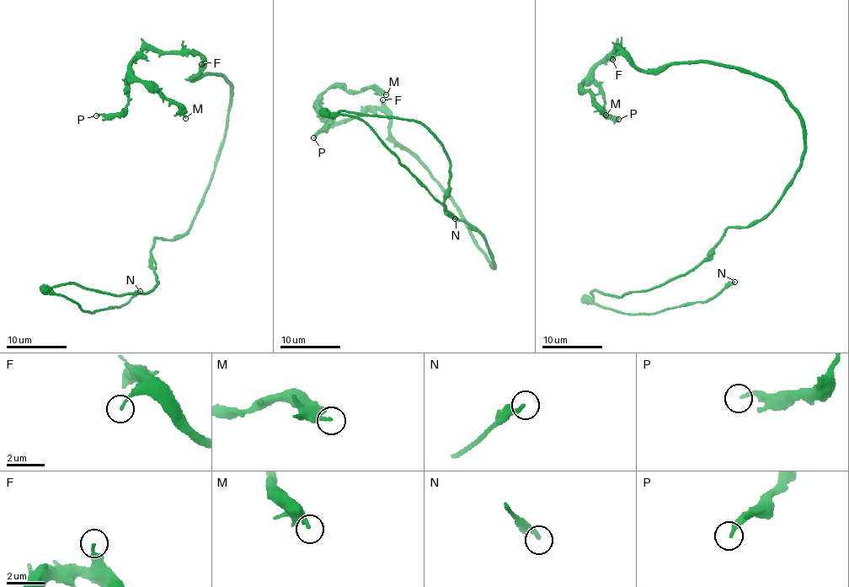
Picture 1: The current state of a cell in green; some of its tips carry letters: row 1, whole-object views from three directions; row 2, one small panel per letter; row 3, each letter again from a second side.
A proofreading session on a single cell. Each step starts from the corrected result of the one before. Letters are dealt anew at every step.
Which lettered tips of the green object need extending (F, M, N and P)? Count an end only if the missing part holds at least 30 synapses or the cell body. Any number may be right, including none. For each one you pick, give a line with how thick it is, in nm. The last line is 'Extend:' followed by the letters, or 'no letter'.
N: 220 nm
Extend: N

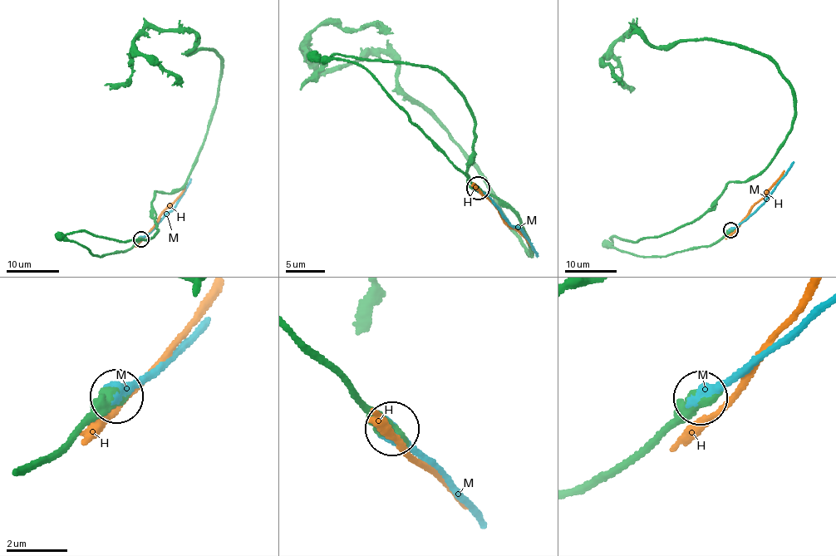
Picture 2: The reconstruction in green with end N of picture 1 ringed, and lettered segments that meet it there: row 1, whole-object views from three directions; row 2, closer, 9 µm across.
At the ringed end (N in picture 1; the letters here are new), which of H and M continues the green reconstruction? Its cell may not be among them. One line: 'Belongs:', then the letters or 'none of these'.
Belongs: M

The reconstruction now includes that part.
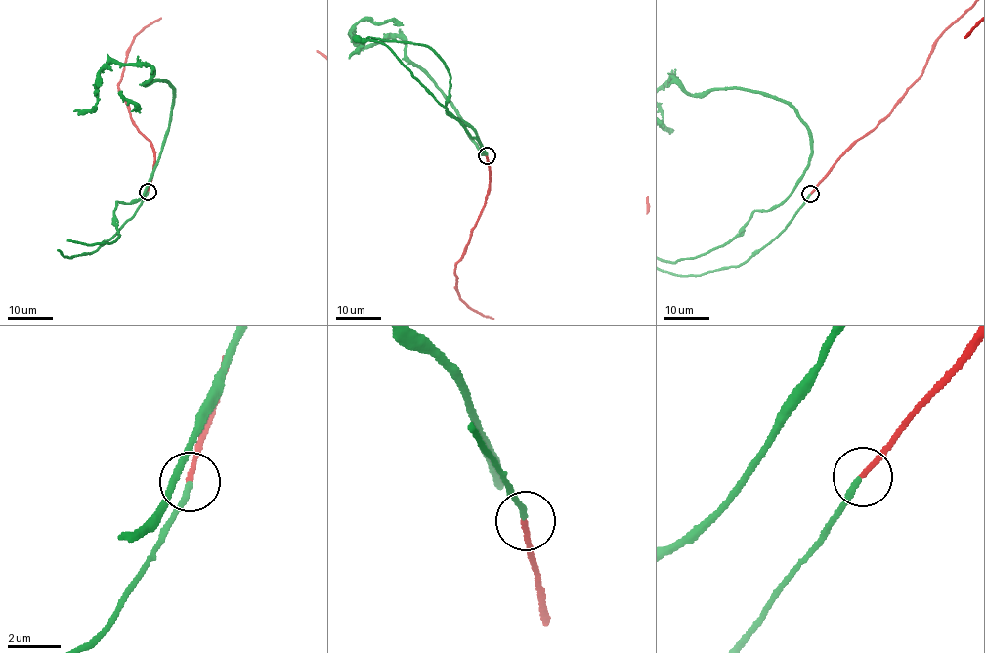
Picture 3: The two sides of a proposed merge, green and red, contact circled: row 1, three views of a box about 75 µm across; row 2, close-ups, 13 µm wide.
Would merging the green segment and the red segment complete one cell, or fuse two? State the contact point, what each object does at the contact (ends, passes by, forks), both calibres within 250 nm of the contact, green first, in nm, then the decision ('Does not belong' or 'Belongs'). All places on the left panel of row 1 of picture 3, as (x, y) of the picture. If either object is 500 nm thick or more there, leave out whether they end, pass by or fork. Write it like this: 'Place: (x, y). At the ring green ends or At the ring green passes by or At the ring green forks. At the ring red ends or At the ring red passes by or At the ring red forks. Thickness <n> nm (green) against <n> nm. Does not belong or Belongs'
Place: (148, 192). At the ring green ends. At the ring red ends. Thickness 220 nm (green) against 190 nm. Belongs

